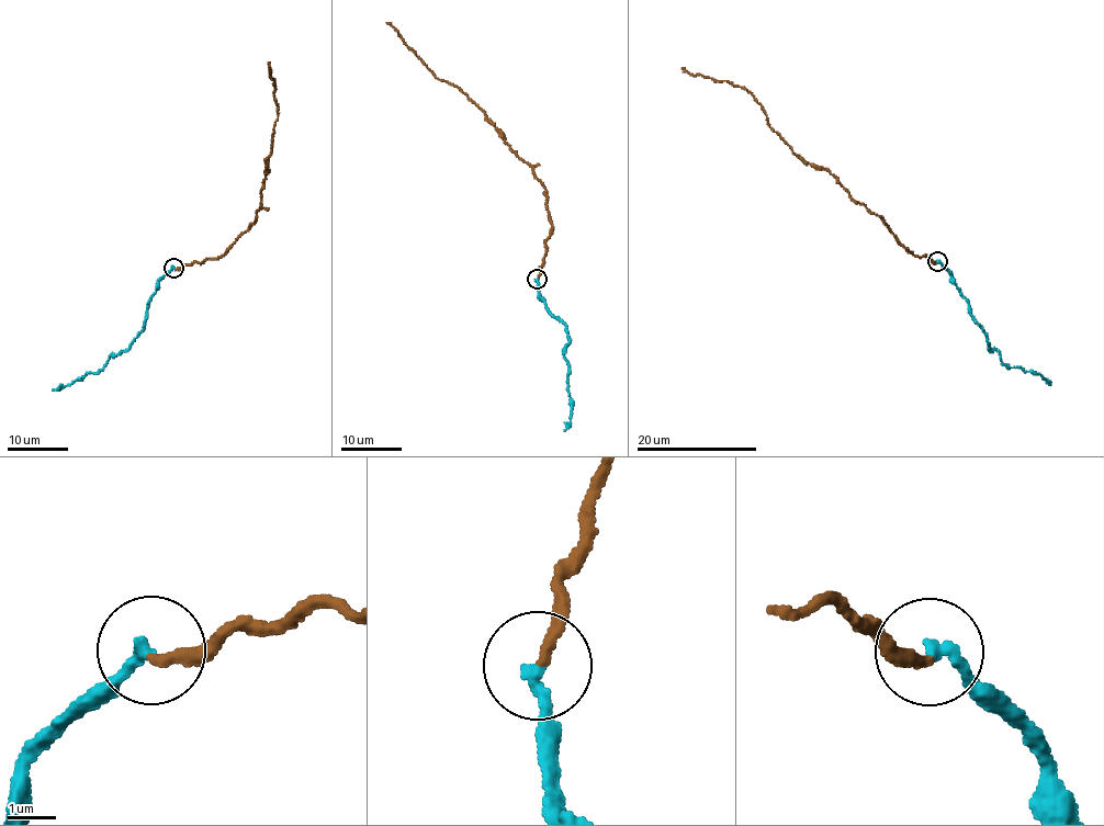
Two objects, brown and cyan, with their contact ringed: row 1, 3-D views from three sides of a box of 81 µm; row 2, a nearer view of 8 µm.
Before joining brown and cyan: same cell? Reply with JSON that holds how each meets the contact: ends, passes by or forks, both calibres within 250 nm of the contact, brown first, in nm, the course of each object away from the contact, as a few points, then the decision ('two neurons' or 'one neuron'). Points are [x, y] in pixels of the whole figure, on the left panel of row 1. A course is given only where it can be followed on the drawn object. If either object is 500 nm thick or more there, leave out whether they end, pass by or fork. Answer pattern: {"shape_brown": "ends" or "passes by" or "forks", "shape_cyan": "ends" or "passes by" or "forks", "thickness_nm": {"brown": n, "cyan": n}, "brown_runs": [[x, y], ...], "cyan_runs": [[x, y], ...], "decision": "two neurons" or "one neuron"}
{"shape_brown": "ends", "shape_cyan": "ends", "thickness_nm": {"brown": 220, "cyan": 240}, "brown_runs": [[173, 269], [215, 259], [256, 221], [278, 117], [274, 82], [268, 61]], "cyan_runs": [[173, 267], [159, 282], [138, 337], [131, 346], [110, 355], [108, 363], [96, 373], [53, 391]], "decision": "two neurons"}

